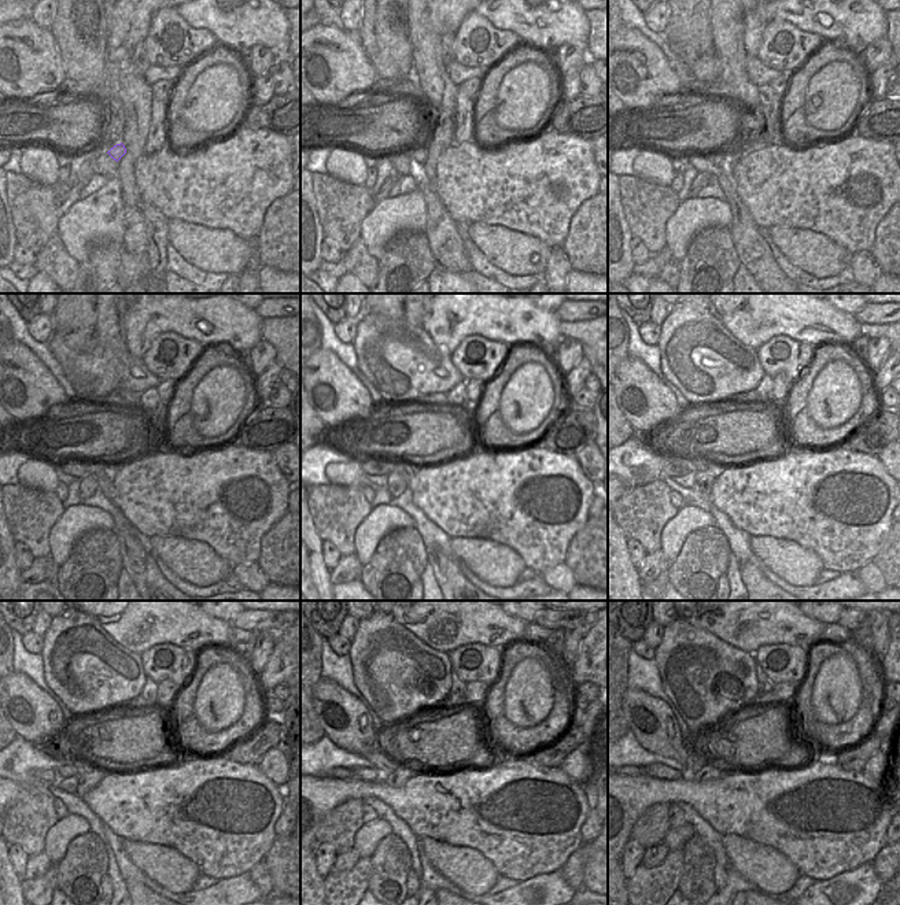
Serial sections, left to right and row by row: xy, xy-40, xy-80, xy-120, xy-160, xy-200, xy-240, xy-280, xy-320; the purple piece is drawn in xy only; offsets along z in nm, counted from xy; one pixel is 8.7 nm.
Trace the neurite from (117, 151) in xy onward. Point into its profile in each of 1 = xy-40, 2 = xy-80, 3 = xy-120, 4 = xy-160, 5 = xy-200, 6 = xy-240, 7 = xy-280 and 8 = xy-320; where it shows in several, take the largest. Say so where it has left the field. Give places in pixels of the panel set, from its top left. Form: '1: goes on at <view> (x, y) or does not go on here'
1: goes on at xy-40 (402, 165)
2: goes on at xy-80 (703, 163)
3: goes on at xy-120 (76, 468)
4: goes on at xy-160 (373, 466)
5: goes on at xy-200 (678, 465)
6: goes on at xy-240 (51, 776)
7: goes on at xy-280 (362, 774)
8: goes on at xy-320 (663, 772)

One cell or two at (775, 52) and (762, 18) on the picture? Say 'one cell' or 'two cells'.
two cells

